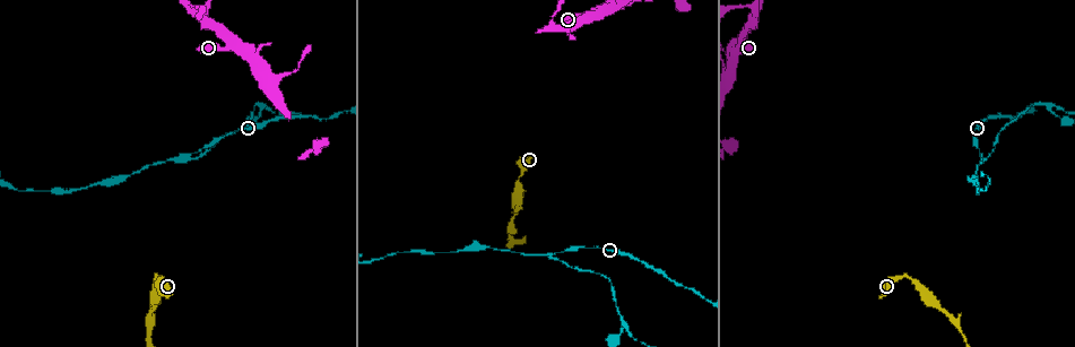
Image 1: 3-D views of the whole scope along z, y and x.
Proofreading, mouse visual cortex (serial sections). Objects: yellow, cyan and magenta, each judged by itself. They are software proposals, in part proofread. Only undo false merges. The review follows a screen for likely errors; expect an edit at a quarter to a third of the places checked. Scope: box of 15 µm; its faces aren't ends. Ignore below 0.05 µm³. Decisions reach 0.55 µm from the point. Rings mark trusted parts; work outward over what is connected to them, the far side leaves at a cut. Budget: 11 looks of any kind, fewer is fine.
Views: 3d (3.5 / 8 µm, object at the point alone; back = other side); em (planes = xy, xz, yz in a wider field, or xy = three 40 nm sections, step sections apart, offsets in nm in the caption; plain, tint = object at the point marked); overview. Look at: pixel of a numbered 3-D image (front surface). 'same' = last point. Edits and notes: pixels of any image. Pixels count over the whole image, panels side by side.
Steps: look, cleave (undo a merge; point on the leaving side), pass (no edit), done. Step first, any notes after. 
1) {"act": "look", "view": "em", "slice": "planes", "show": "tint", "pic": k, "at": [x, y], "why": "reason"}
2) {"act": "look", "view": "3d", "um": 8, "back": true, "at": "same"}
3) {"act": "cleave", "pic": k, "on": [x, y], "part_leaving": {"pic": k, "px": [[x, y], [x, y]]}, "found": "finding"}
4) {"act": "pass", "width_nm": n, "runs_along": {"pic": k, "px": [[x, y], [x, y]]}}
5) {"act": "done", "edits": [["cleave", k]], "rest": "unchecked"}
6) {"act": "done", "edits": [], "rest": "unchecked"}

{"act": "look", "view": "3d", "um": 3.5, "pic": 1, "at": [551, 253], "why": "two arms in line, one across"}

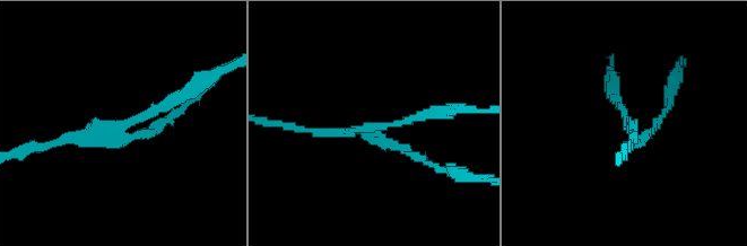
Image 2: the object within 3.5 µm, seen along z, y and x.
{"act": "look", "view": "em", "slice": "xy", "step": 5, "show": "tint", "pic": 2, "at": [628, 125], "arms": 3, "arm_widths_nm": [150, 150, 200], "why": "shape alone is not enough"}

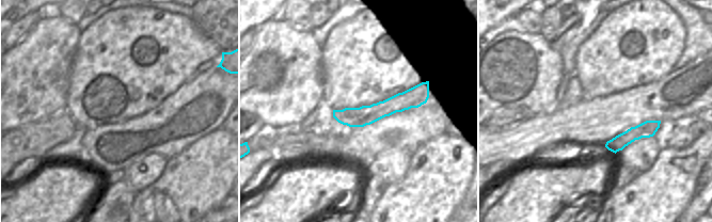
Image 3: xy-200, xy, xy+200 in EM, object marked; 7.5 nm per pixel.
{"act": "look", "view": "em", "slice": "xy", "step": 1, "show": "tint", "at": "same"}

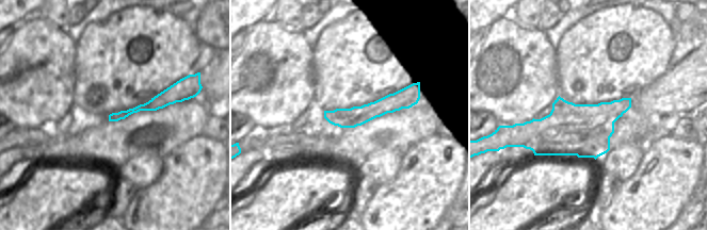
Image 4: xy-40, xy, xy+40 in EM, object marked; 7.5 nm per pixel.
{"act": "pass", "runs_along": {"pic": 4, "px": [[416, 87], [360, 115], [326, 115]]}, "found": "continuous, no second cell"}

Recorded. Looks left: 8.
{"act": "look", "view": "3d", "um": 3.5, "pic": 1, "at": [1050, 105]}

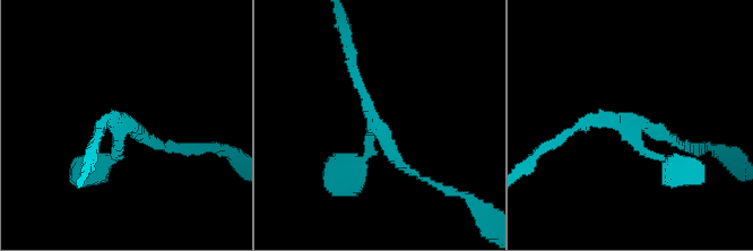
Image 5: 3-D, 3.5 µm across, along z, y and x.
{"act": "look", "view": "em", "slice": "xy", "step": 1, "show": "tint", "pic": 5, "at": [374, 118], "why": "need the tissue"}

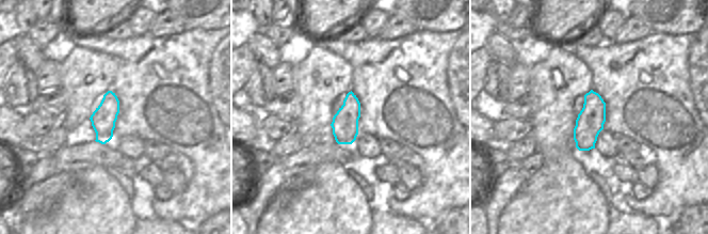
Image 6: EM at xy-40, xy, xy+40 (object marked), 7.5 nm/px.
{"act": "pass", "width_nm": 200, "runs_along": {"pic": 5, "px": [[568, 132], [608, 118], [649, 153], [681, 166]]}, "found": "one cell here"}

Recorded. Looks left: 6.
{"act": "look", "view": "3d", "um": 3.5, "pic": 1, "at": [237, 49], "why": "side arm on a straight run"}

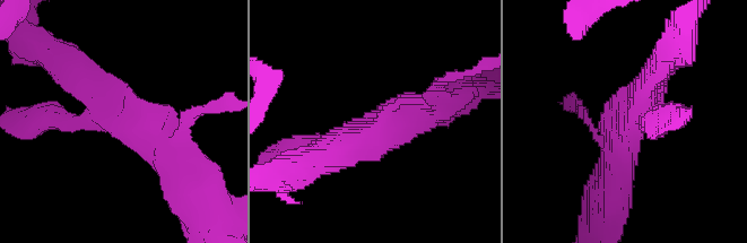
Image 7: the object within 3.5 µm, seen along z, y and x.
{"act": "look", "view": "em", "slice": "xy", "step": 1, "show": "tint", "pic": 7, "at": [120, 125]}

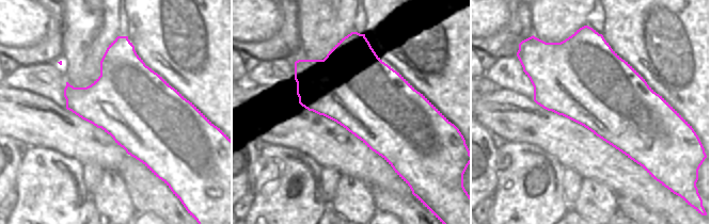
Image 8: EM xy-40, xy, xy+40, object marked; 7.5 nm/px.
{"act": "pass", "runs_along": {"pic": 7, "px": [[55, 119], [142, 129], [177, 174]]}, "found": "continuous, no second cell"}

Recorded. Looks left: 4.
{"act": "look", "view": "3d", "um": 3.5, "pic": 1, "at": [554, 26]}

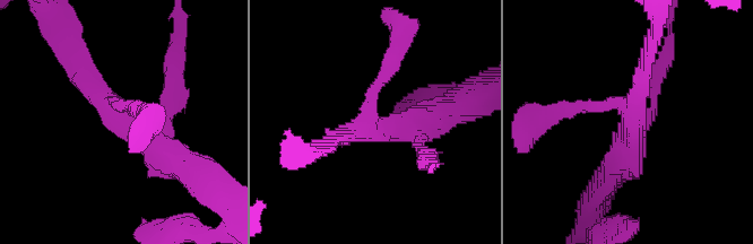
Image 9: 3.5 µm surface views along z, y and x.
{"act": "pass", "arm_widths_nm": [200, 250, 400], "found": "one cell here"}

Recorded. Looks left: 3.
{"act": "look", "view": "3d", "um": 3.5, "pic": 1, "at": [146, 339], "why": "narrows sharply"}

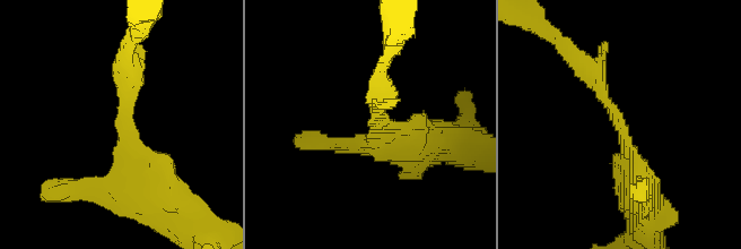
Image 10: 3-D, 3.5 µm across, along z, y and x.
{"act": "look", "view": "em", "slice": "xy", "step": 3, "show": "tint", "pic": 10, "at": [123, 123], "why": "now the EM"}

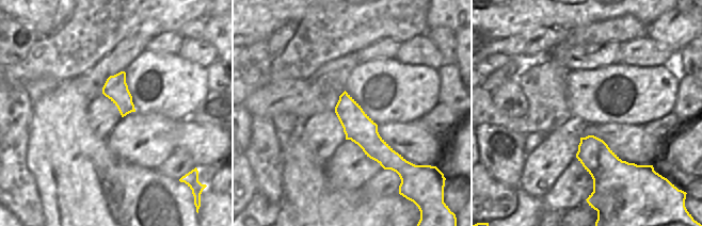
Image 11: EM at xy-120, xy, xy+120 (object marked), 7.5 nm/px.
{"act": "look", "view": "em", "slice": "xy", "step": 1, "show": "tint", "at": "same"}

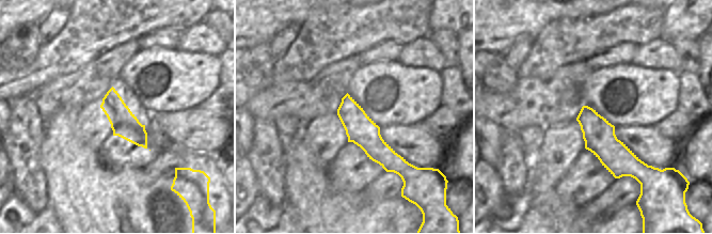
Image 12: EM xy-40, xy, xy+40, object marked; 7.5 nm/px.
{"act": "pass", "found": "one cell here"}

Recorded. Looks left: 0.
{"act": "done", "edits": [], "rest": "unchecked"}

